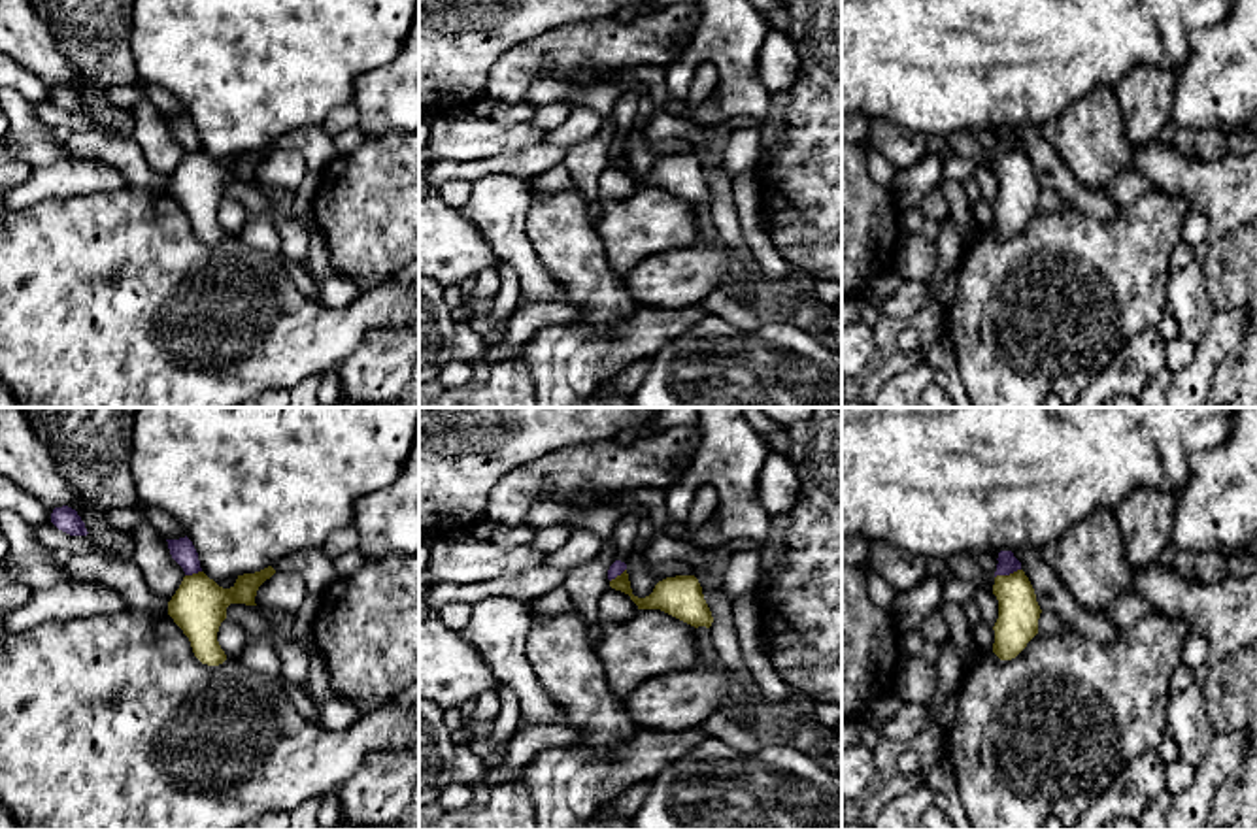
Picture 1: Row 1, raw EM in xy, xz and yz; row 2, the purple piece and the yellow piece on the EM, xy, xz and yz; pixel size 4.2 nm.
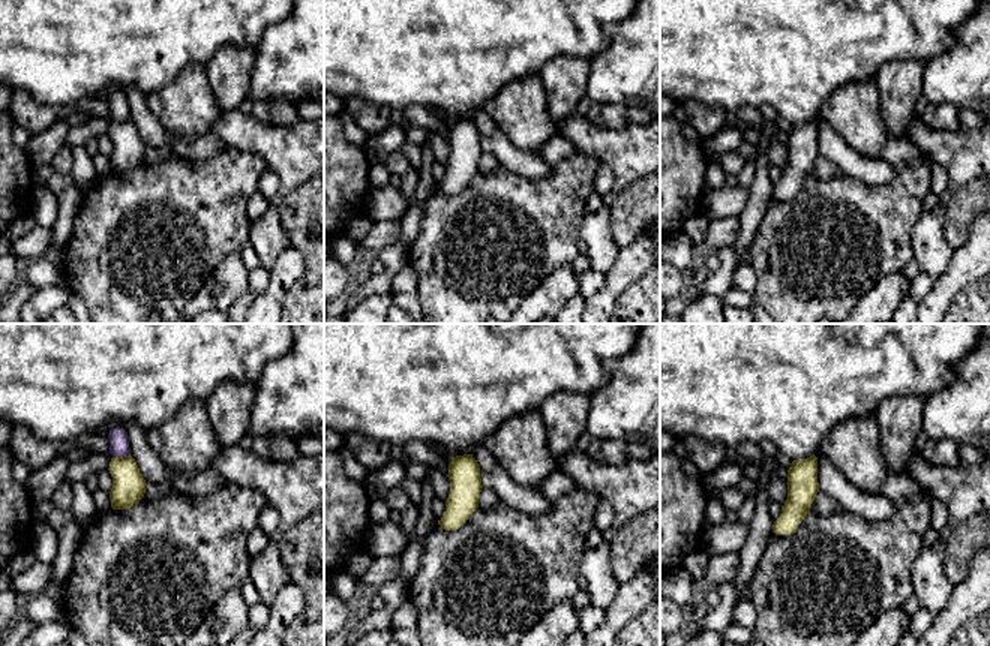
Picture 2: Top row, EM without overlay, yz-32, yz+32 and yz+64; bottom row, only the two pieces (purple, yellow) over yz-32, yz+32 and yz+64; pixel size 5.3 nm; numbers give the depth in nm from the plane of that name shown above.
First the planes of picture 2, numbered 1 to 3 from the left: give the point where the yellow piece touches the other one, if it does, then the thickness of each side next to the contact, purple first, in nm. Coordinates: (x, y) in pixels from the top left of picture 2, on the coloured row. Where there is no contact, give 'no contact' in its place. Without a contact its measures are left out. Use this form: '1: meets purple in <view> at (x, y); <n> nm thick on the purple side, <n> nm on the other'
1: meets purple in yz-32 at (120, 456); 110 nm thick on the purple side, 180 nm on the other
2: no contact
3: no contact

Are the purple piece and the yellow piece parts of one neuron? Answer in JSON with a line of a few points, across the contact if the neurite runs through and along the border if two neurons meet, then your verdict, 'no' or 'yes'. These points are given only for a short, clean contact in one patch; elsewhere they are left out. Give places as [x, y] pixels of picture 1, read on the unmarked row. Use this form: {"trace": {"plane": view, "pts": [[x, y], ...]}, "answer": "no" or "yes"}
{"trace": {"plane": "yz", "pts": [[1020, 146], [995, 155]]}, "answer": "no"}

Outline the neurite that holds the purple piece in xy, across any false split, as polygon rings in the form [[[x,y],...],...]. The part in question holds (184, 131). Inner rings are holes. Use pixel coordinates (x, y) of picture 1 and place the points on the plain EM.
[[[187,113],[179,117],[166,117],[166,119],[172,136],[183,145],[185,153],[202,149],[198,130]]]

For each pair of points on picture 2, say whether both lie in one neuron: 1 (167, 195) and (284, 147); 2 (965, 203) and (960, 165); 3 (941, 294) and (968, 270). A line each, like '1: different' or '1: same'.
1: different
2: different
3: same

